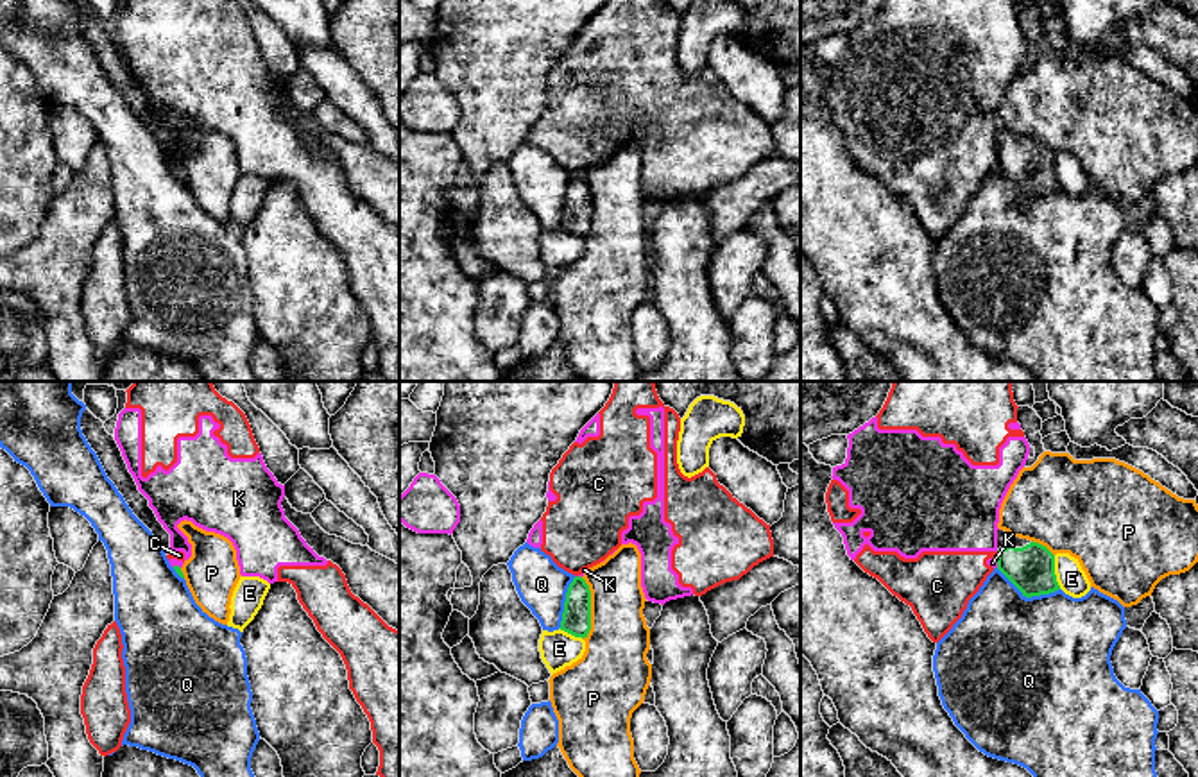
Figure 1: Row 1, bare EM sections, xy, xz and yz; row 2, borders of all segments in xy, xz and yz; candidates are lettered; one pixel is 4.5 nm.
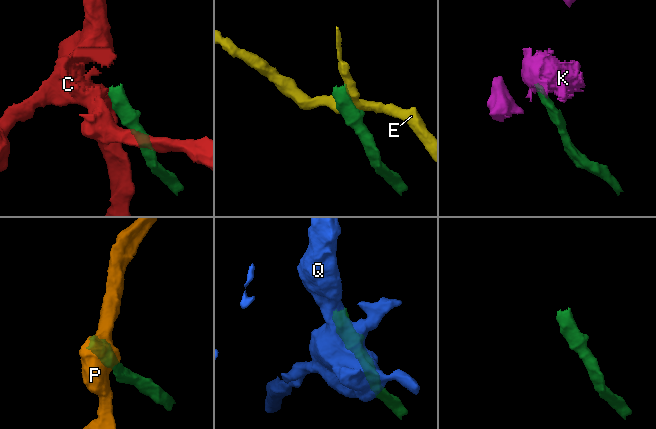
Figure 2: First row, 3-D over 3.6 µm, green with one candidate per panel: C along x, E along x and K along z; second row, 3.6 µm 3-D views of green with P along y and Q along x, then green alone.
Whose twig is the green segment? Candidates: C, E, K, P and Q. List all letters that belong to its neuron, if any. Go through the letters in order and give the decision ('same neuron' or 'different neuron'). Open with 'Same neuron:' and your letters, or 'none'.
Same neuron: none
C: different neuron
E: different neuron
K: different neuron
P: different neuron
Q: different neuron

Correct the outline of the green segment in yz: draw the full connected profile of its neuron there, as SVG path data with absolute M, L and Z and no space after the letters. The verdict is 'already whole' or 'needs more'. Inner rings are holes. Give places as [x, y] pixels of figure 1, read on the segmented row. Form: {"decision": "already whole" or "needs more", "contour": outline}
{"decision": "needs more", "contour": "M997 530L997 569L1023 593L1040 596L1060 589L1055 555L1042 544Z"}

